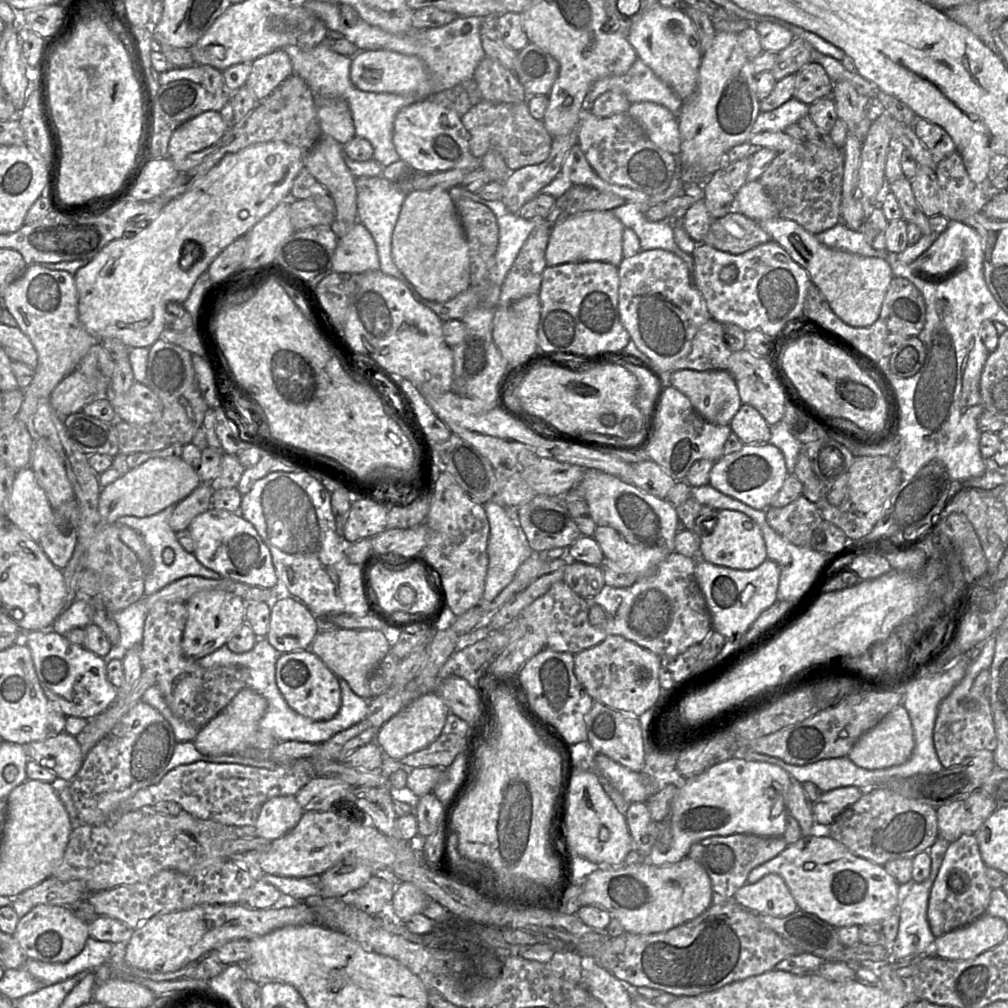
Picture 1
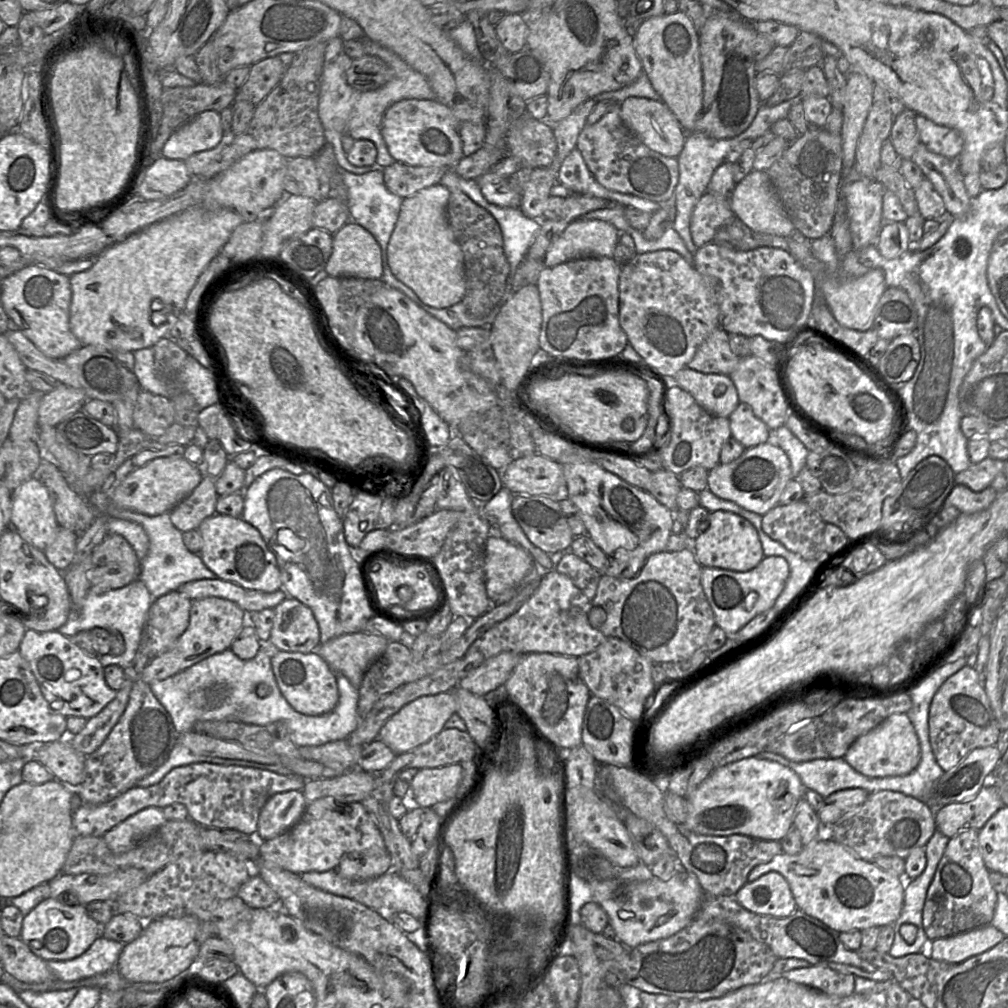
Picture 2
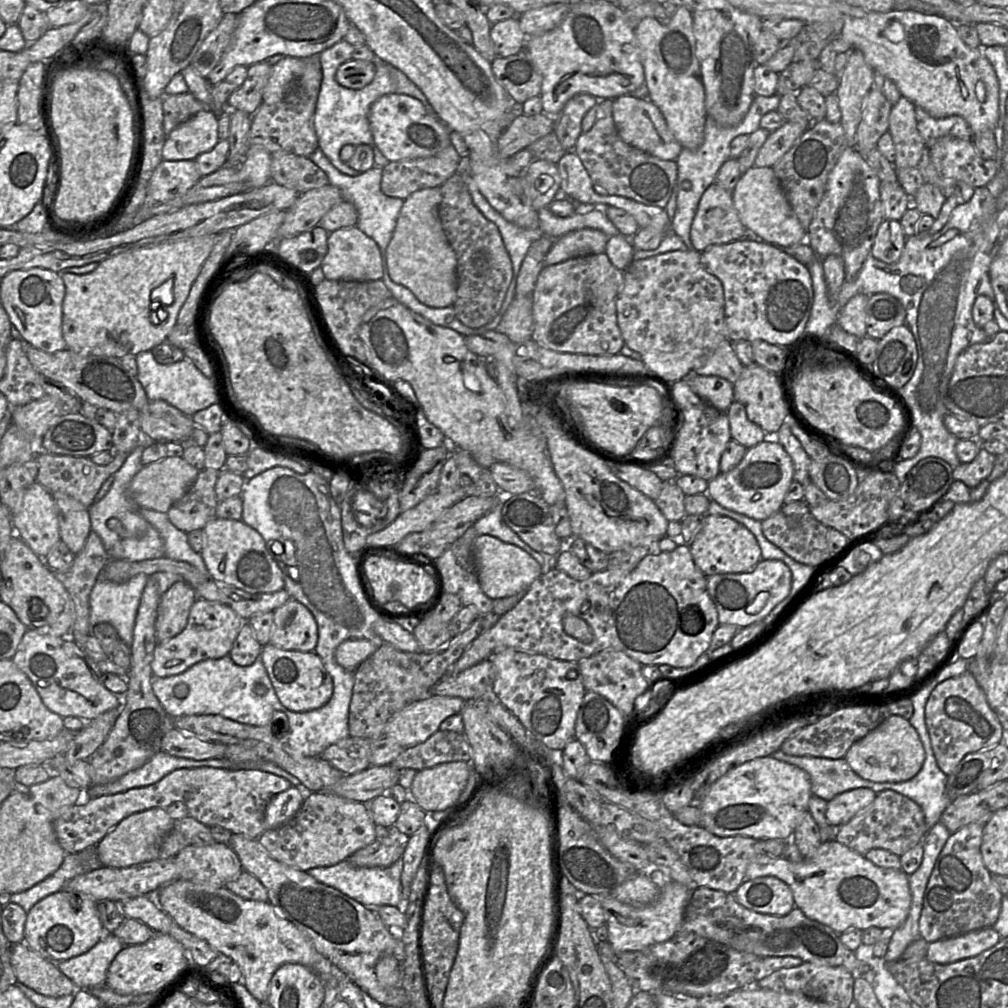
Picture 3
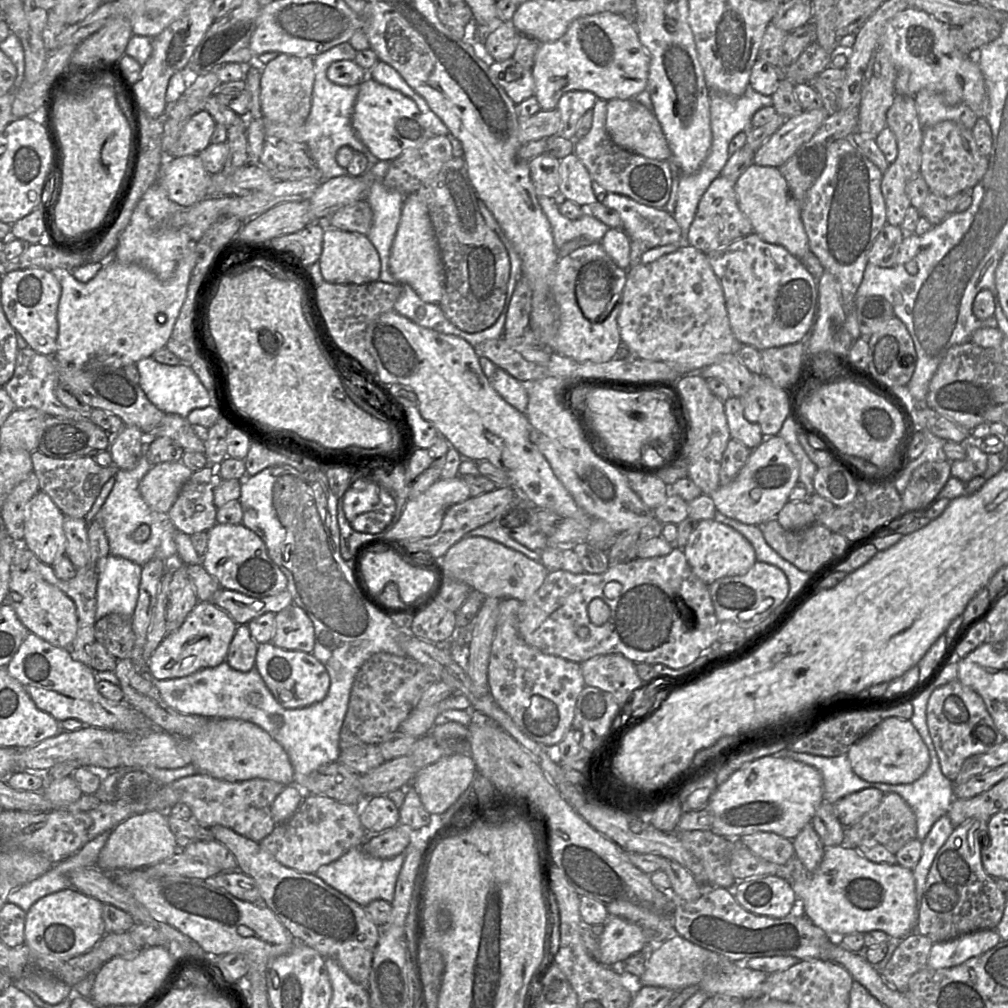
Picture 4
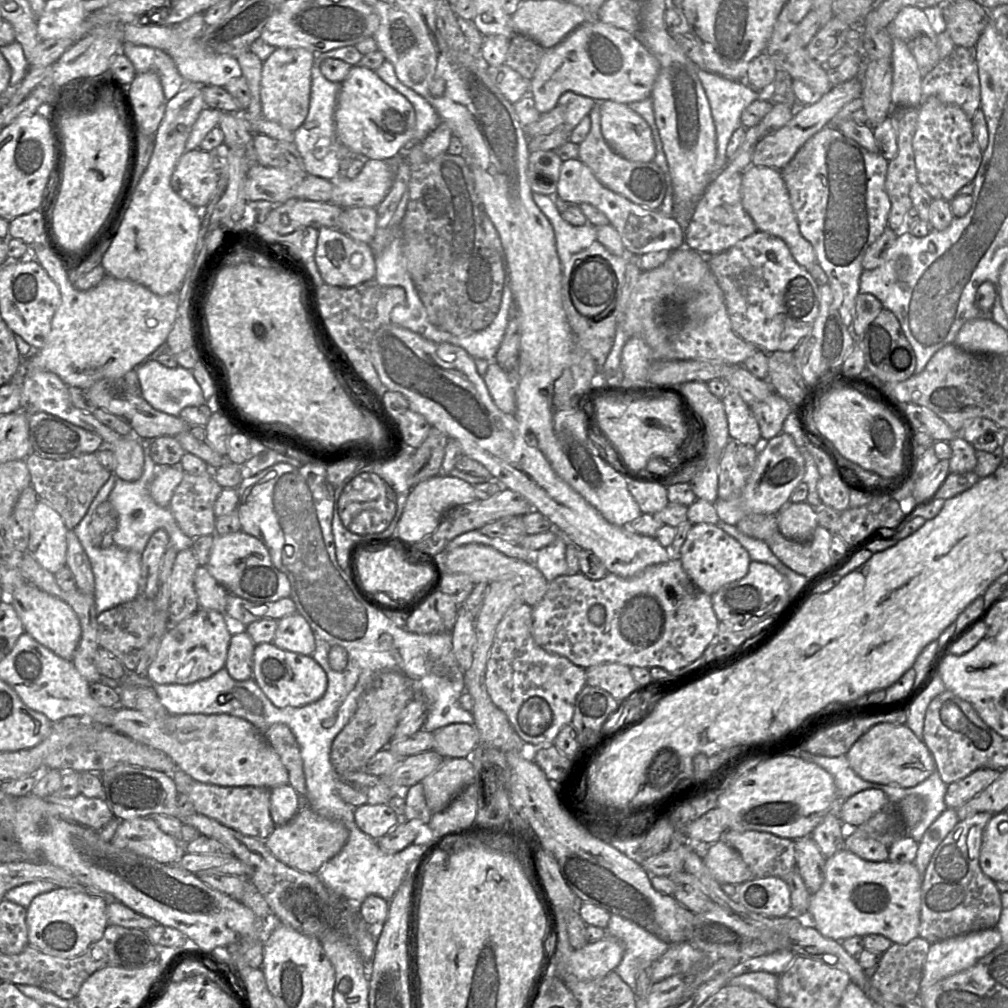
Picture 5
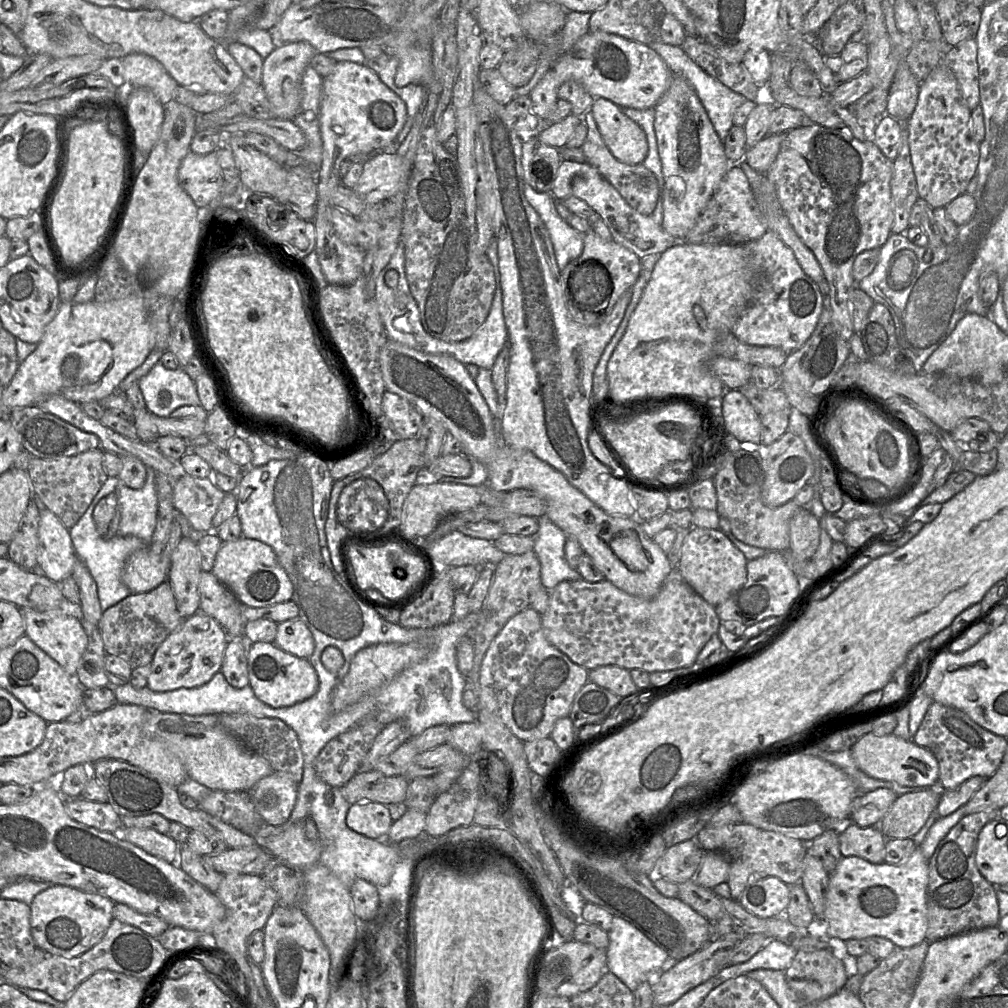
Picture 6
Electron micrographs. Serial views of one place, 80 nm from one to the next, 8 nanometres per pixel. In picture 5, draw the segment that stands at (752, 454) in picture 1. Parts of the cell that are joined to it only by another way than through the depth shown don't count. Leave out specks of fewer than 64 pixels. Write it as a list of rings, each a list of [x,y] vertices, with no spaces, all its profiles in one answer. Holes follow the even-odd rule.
[[[784,432],[778,434],[758,453],[754,469],[747,479],[741,496],[731,501],[721,499],[715,501],[714,506],[719,520],[735,526],[748,514],[777,514],[790,502],[790,496],[803,481],[804,474],[804,458],[793,438]]]

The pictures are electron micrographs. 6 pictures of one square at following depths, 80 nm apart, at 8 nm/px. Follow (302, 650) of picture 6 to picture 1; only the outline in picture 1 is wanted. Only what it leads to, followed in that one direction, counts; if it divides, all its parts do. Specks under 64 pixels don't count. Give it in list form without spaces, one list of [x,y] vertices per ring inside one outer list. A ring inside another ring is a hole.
[[[287,595],[271,603],[267,640],[281,653],[309,649],[319,632],[319,620],[301,601]]]

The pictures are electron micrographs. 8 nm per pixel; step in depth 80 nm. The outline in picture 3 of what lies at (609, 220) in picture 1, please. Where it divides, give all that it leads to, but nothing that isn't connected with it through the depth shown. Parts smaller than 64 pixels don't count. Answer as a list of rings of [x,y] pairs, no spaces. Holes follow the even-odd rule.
[[[591,228],[571,231],[556,239],[545,257],[545,266],[570,258],[604,253],[609,236]]]

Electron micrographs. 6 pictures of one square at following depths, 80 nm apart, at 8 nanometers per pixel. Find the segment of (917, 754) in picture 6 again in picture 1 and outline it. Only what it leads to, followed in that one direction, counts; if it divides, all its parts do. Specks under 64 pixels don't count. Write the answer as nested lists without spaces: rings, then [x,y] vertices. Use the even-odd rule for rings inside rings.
[[[898,705],[855,742],[847,757],[861,768],[885,769],[905,763],[911,757],[914,745],[914,732],[910,717],[905,707]]]

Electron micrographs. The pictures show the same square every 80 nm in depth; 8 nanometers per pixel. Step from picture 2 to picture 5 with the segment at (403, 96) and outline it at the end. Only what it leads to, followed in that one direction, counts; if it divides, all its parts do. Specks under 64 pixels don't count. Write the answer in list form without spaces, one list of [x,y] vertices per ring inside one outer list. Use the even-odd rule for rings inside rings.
[[[344,46],[315,55],[311,69],[311,92],[309,110],[302,125],[294,132],[294,143],[302,157],[304,170],[311,175],[327,180],[335,180],[342,173],[339,162],[342,158],[357,158],[349,148],[342,145],[336,135],[334,113],[337,107],[341,83],[330,82],[321,73],[321,63],[326,59],[339,59],[351,66],[357,66],[362,54],[355,46]]]

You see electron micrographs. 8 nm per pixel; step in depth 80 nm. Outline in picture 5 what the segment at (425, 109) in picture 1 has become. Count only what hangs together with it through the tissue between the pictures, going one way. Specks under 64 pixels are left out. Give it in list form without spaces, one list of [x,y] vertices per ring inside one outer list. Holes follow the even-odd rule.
[[[352,66],[341,82],[334,120],[339,142],[357,157],[389,160],[415,141],[416,116],[412,104],[366,67]]]

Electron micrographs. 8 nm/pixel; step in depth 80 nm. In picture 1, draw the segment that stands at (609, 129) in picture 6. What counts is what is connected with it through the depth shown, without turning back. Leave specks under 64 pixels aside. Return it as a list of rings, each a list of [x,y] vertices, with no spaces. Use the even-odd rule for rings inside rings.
[[[653,102],[632,103],[627,114],[640,125],[646,136],[660,149],[677,156],[680,154],[681,136],[678,117],[667,108]]]

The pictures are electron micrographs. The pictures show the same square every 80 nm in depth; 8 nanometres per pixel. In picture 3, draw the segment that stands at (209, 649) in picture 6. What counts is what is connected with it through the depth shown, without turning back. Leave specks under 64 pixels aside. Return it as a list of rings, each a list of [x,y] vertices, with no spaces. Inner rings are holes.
[[[197,598],[191,607],[183,631],[165,642],[158,643],[155,647],[151,662],[152,676],[175,676],[201,661],[219,659],[228,655],[244,622],[246,621],[230,606]]]

